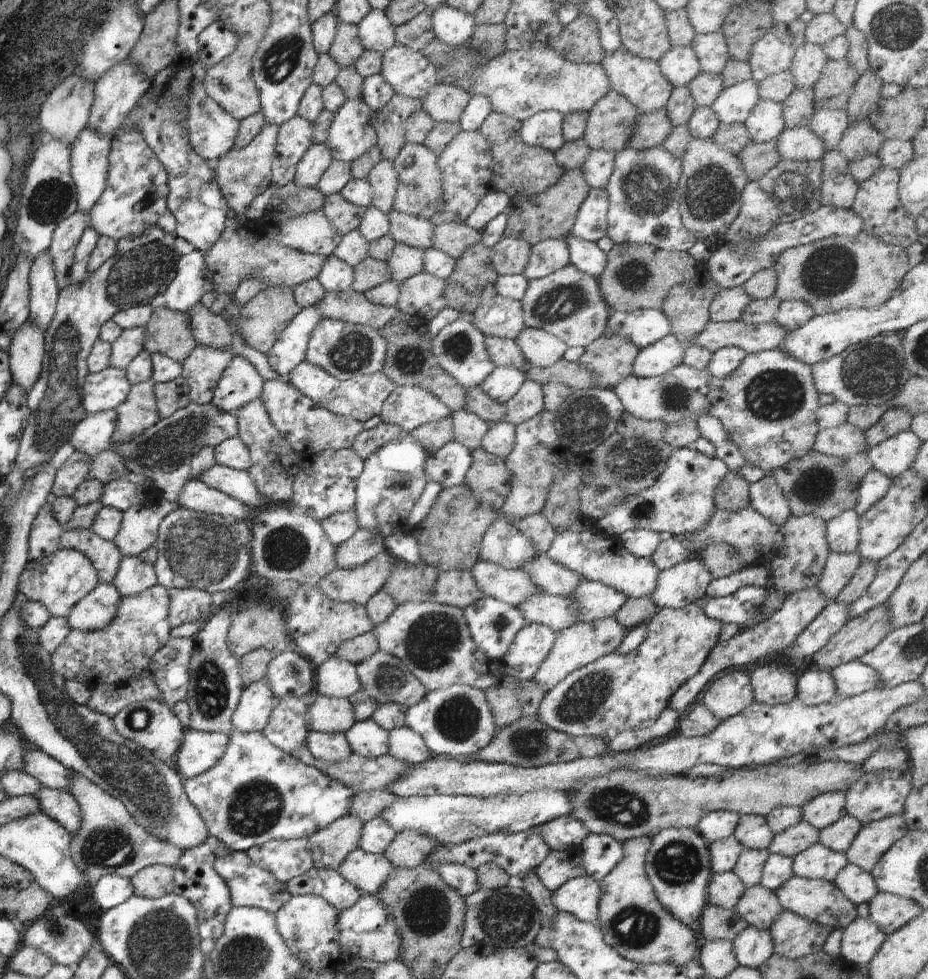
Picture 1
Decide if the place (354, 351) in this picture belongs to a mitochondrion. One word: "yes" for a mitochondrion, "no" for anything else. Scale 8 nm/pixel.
yes

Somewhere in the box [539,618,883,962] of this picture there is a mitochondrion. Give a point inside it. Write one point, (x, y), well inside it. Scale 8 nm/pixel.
(584, 699)

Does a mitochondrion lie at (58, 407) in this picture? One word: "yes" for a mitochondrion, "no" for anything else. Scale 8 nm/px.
yes

